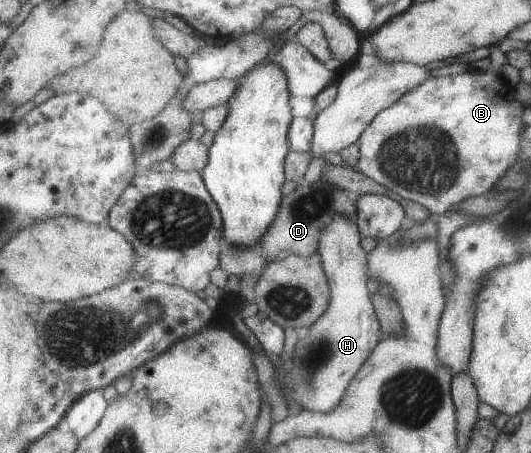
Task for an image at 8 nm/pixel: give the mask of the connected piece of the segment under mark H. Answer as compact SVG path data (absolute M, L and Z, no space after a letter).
M347 216L337 218L321 237L319 253L331 291L329 309L294 347L290 385L303 410L332 412L343 401L350 383L363 369L380 342L383 330L372 302L373 280L369 276L369 260L362 249L359 224Z

